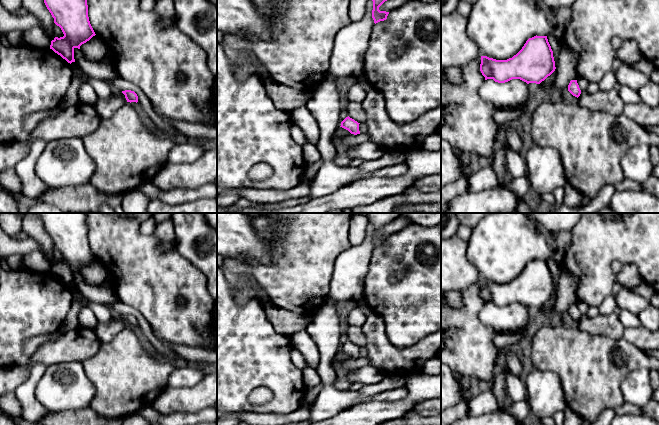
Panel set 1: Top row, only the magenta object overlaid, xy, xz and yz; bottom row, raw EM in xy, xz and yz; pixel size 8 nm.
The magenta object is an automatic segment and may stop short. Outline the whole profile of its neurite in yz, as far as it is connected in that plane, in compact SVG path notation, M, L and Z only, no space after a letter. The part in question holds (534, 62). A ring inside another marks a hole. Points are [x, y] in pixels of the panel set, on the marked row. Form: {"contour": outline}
{"contour": "M547 36L529 38L522 49L507 60L481 56L480 71L487 79L505 83L520 79L527 84L540 84L555 71L553 51Z"}

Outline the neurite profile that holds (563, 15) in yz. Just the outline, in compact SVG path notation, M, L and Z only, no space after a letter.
M561 7L556 10L556 20L558 27L566 28L571 19L571 9L568 7Z

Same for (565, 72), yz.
M564 39L559 41L558 68L554 88L560 92L568 90L571 80L577 80L575 71L575 52L566 44Z

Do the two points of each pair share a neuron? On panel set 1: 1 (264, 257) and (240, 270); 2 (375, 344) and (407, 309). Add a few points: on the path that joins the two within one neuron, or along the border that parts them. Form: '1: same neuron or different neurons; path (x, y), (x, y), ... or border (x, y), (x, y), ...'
1: different neurons; border (228, 257), (244, 260), (251, 265)
2: different neurons; border (374, 312), (383, 319), (387, 338), (402, 349)

